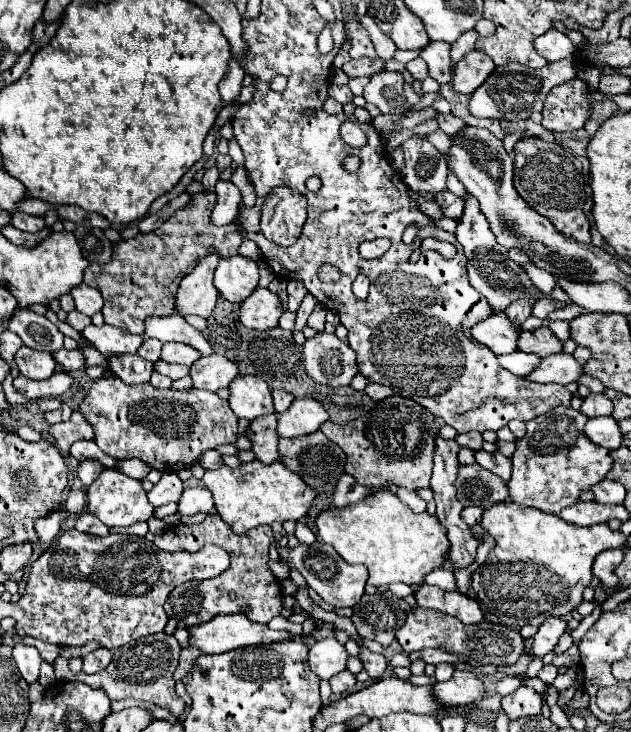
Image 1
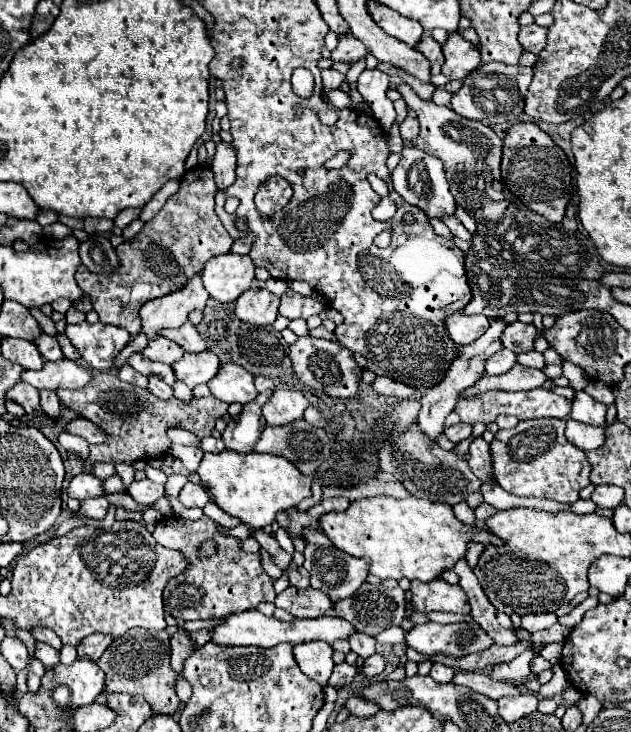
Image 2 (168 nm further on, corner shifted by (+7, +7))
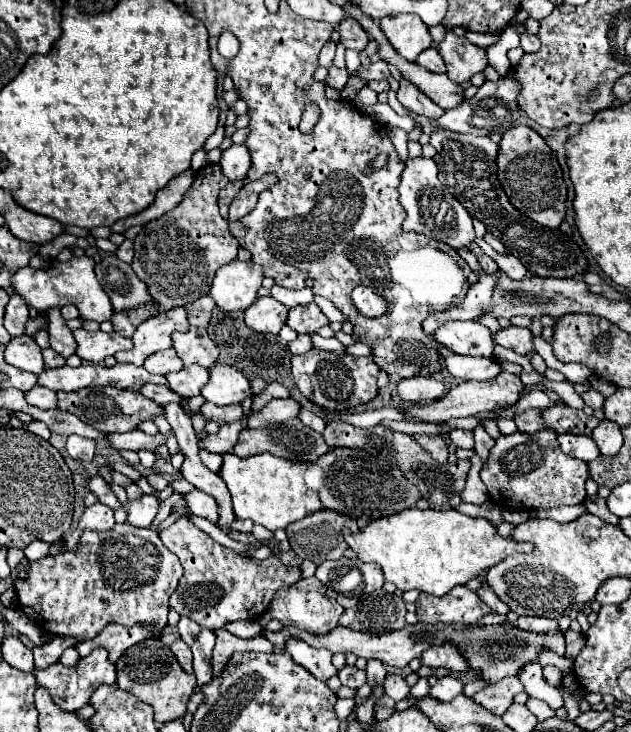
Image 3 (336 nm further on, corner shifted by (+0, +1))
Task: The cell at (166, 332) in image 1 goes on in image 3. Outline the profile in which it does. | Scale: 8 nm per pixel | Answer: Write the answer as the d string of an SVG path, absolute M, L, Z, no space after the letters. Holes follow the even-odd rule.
M189 327L189 331L185 331L185 333L173 333L173 349L177 351L177 355L183 361L183 365L197 363L197 365L209 369L209 367L213 367L217 363L217 357L219 357L219 349L211 341L211 337L207 335L205 327Z

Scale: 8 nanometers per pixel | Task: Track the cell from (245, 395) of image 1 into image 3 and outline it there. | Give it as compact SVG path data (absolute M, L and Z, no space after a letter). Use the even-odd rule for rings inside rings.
M215 365L209 369L209 383L201 387L201 395L215 405L241 403L251 395L251 385L231 365Z

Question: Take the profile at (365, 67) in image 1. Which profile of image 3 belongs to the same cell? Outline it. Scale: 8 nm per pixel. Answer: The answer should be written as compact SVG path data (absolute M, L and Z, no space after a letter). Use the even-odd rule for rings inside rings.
M345 17L341 23L339 23L339 35L341 35L341 43L347 47L347 49L355 49L355 51L361 51L365 49L367 41L369 41L369 35L365 33L365 29L351 17Z

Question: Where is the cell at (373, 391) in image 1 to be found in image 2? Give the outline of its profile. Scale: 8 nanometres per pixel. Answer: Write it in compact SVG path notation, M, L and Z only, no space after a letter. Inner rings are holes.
M376 377L372 381L372 389L380 395L390 395L390 397L396 397L396 399L404 399L404 397L414 395L412 387L408 387L404 383L398 383L398 381L392 381L388 377Z

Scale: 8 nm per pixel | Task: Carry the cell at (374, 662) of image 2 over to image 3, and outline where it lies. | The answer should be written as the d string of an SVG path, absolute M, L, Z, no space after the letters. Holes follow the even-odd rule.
M387 675L385 679L385 695L389 695L393 701L401 701L409 697L409 685L401 675Z

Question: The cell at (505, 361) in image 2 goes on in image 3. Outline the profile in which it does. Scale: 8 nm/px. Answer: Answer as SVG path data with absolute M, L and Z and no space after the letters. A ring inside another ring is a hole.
M447 355L443 359L443 365L449 375L461 379L461 381L485 381L493 379L501 373L501 367L489 357L461 357L461 355Z

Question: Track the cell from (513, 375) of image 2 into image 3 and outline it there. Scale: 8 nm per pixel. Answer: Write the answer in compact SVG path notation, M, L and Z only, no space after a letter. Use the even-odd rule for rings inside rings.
M503 371L501 375L497 375L497 379L489 379L489 381L463 381L459 385L455 385L441 399L435 399L433 403L425 403L425 405L409 405L409 407L403 409L403 413L409 415L411 419L419 421L419 423L443 423L443 421L449 421L453 417L473 417L475 413L491 411L497 405L513 405L513 403L517 403L523 387L525 385L521 383L521 379L517 375Z

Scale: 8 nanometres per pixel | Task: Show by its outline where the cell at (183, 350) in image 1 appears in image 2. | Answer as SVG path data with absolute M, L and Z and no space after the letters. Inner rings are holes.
M158 335L154 341L148 343L148 347L142 351L142 355L152 361L162 361L162 363L172 365L174 361L178 361L184 355L184 349L178 343Z

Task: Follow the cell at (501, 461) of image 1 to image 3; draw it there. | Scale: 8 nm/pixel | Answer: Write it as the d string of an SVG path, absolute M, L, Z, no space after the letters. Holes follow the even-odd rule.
M477 425L475 429L473 429L473 437L475 437L475 453L485 461L487 459L487 453L489 453L489 449L495 445L495 441L487 435L487 431L483 429L483 425Z

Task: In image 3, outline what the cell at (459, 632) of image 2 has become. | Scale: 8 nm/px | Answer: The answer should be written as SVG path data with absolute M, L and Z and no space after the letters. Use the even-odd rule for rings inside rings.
M449 643L441 645L441 647L431 647L427 651L423 651L421 655L421 663L425 667L437 669L437 667L445 667L451 673L463 673L467 671L467 661L463 659L461 653L457 653L457 649Z

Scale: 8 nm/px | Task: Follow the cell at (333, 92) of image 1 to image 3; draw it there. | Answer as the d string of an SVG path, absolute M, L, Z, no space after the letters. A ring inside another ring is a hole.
M331 65L331 67L329 67L329 73L327 73L325 83L327 83L329 87L333 87L333 89L343 89L343 87L345 87L345 83L347 83L347 79L349 79L347 69L339 69L339 67Z

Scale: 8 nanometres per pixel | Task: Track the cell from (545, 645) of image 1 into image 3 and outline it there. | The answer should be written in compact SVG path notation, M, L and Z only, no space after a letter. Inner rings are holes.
M519 617L517 625L527 631L535 633L557 633L557 621L555 619L545 619L545 617Z

